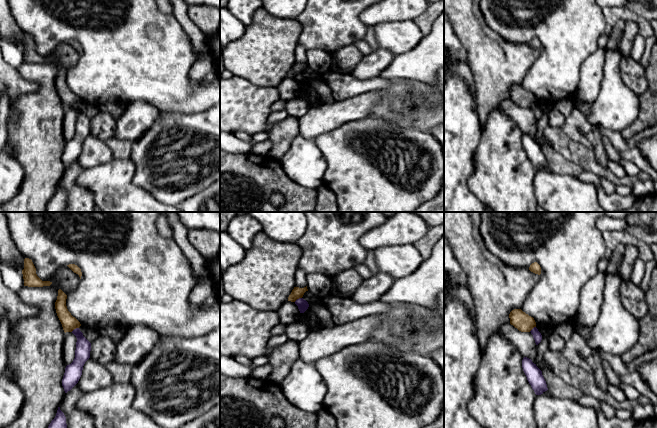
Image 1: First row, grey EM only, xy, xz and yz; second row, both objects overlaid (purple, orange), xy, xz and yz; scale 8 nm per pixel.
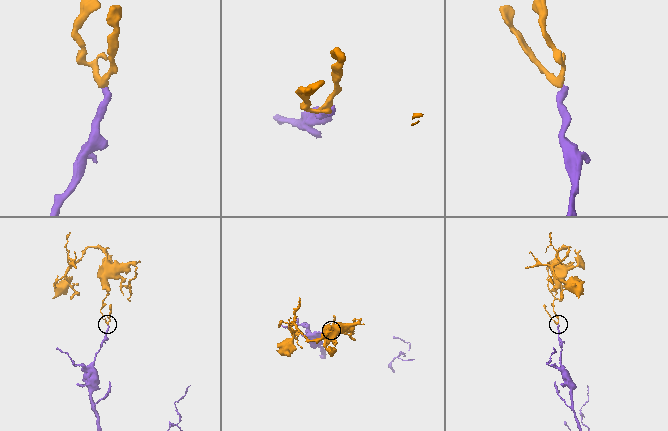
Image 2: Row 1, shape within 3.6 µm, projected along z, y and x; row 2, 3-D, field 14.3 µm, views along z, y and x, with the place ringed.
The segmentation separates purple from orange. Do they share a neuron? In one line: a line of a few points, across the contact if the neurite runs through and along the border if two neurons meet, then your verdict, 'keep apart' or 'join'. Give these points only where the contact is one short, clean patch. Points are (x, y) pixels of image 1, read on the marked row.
xy (78, 327), (71, 331) | keep apart

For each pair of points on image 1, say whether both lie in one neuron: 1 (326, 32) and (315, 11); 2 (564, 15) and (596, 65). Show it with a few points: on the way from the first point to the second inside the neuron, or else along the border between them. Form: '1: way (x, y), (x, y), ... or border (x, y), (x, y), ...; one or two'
1: way (326, 27), (326, 22), (320, 16); one
2: border (598, 47), (582, 64), (579, 76); two

